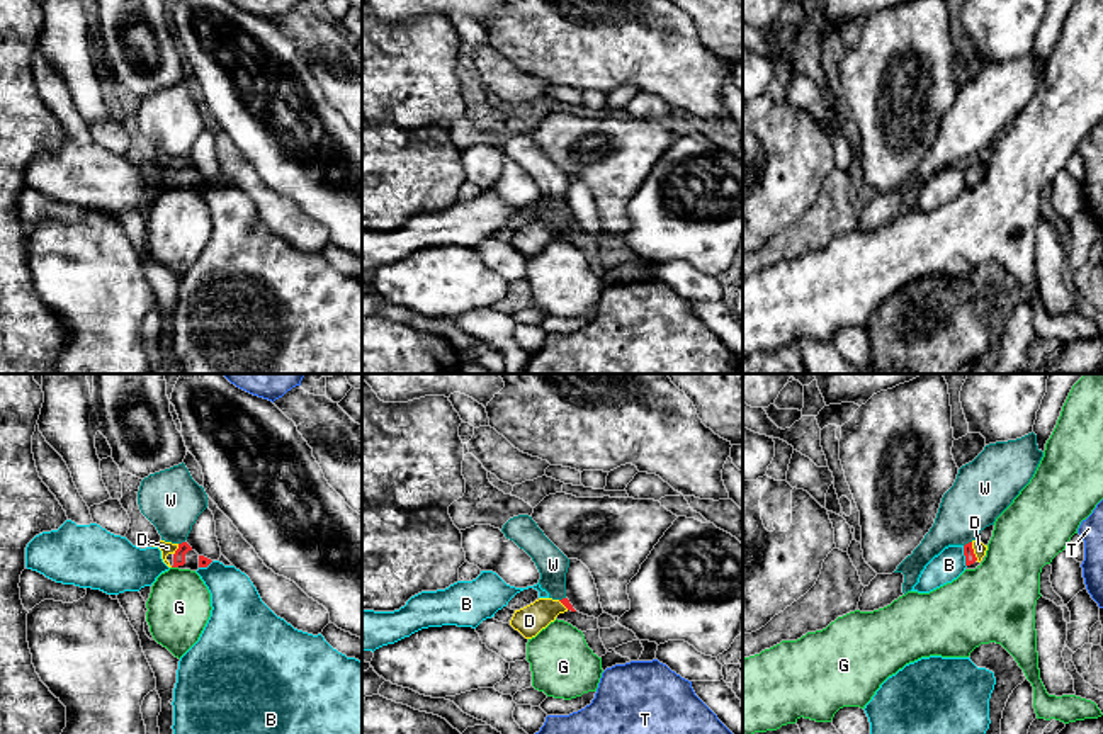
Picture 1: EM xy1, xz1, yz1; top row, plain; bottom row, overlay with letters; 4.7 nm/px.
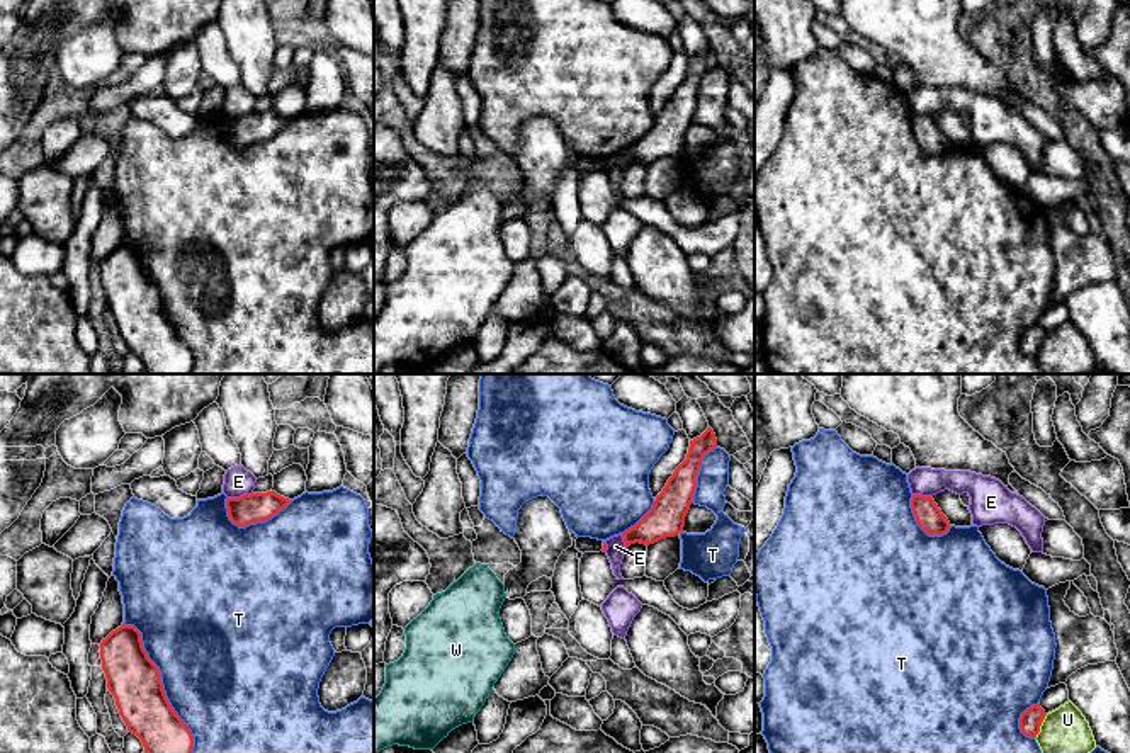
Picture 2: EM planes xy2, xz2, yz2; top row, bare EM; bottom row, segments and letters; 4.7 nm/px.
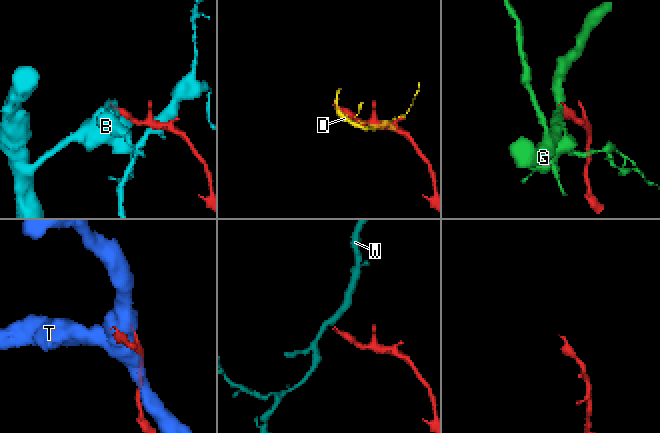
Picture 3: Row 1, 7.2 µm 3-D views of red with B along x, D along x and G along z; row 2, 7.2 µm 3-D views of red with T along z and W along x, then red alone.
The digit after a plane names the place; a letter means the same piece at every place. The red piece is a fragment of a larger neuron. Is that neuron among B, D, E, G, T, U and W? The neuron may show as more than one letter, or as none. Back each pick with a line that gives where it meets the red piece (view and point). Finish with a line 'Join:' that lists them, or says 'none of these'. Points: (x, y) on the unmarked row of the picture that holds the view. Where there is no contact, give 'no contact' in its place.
D: yz1 (972, 170)
Join: D

